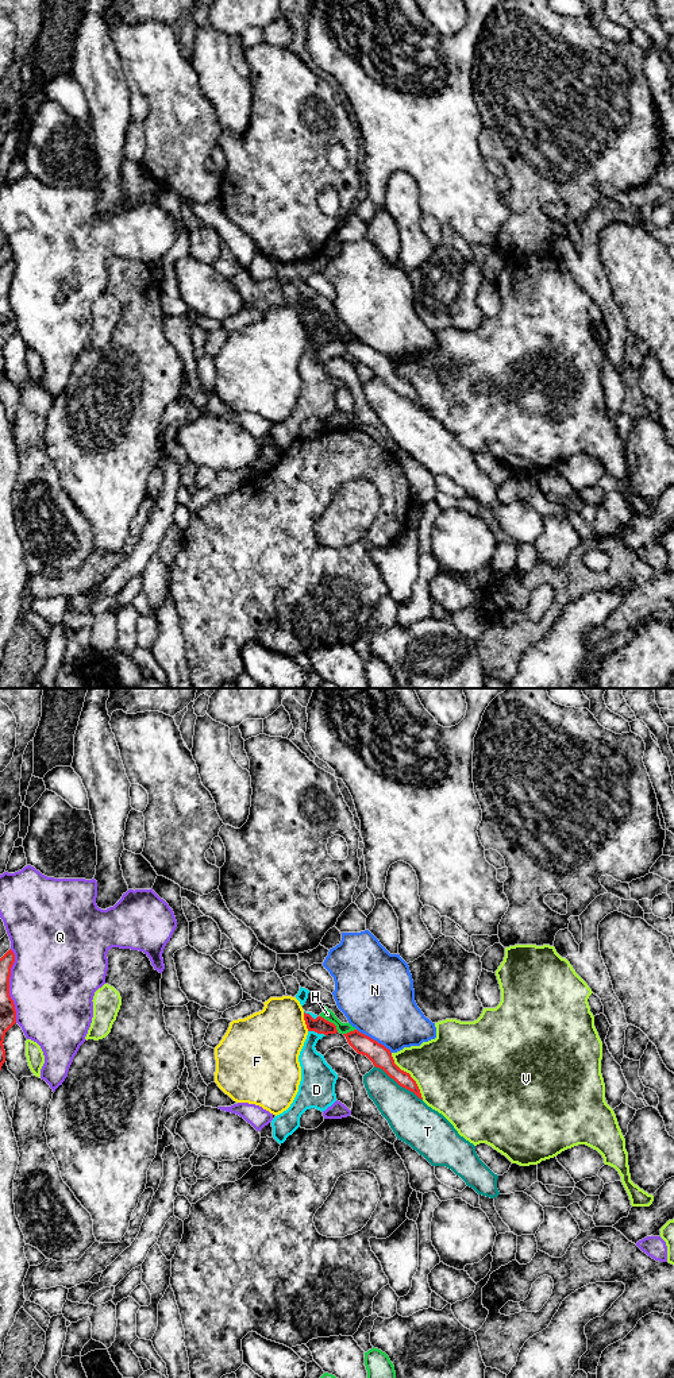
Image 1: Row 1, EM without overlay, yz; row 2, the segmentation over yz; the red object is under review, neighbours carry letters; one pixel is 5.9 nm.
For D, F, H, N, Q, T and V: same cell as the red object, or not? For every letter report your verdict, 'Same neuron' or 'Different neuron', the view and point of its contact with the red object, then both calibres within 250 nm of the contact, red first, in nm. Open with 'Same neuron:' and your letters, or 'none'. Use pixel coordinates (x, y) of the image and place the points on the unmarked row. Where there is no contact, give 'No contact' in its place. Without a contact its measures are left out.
Same neuron: none
D: Different neuron. Touches red at yz (316, 340). Thickness 90 nm (red) against 180 nm
F: Different neuron. Touches red at yz (305, 331). Thickness 90 nm (red) against 380 nm
H: Different neuron. Touches red at yz (330, 331). Thickness 90 nm (red) against 70 nm
N: Different neuron. Touches red at yz (373, 348). Thickness 130 nm (red) against 440 nm
Q: Different neuron. Touches red at yz (8, 294). Thickness 100 nm (red) against 480 nm
T: Different neuron. Touches red at yz (399, 393). Thickness 130 nm (red) against 260 nm
V: Different neuron. Touches red at yz (409, 383). Thickness 130 nm (red) against 440 nm

